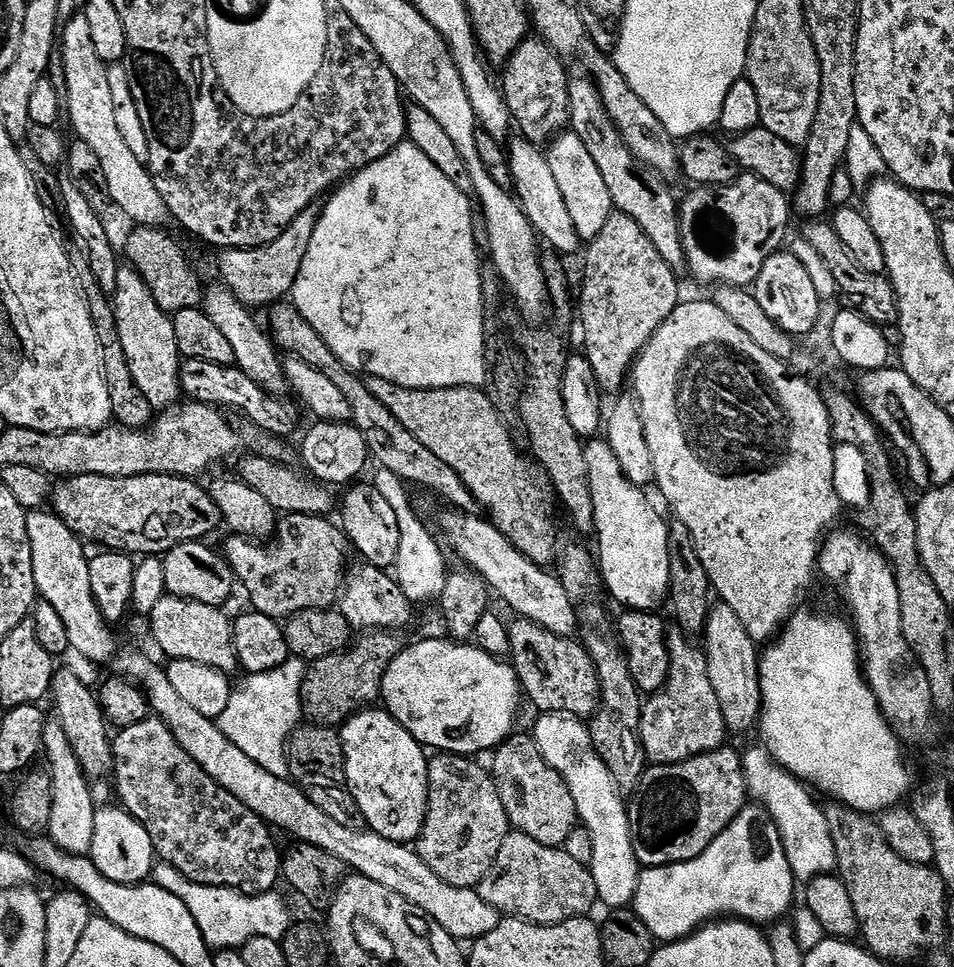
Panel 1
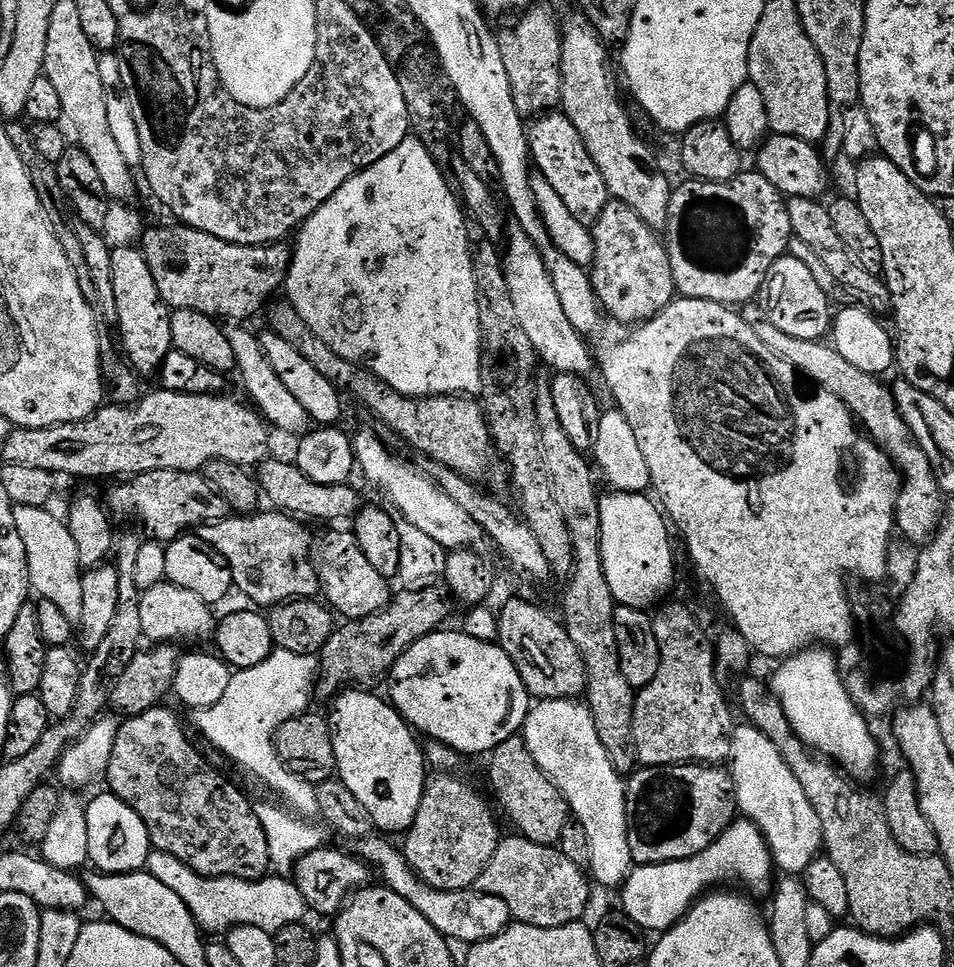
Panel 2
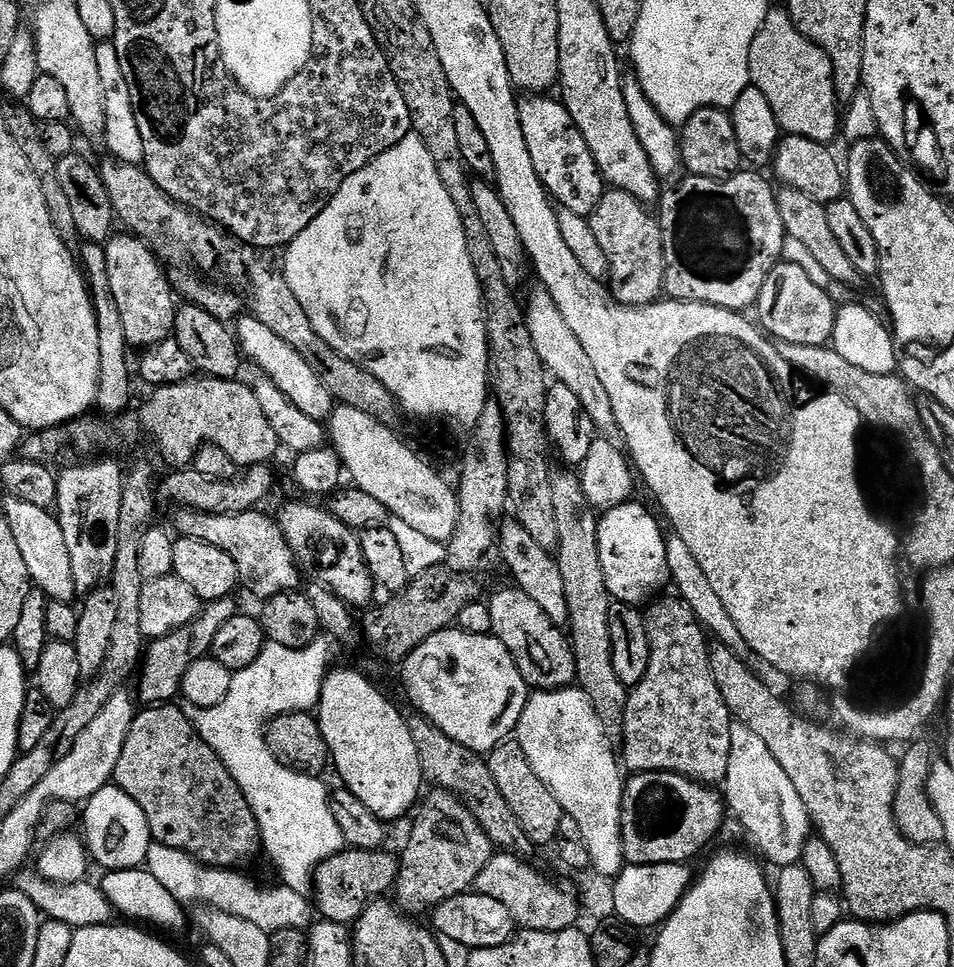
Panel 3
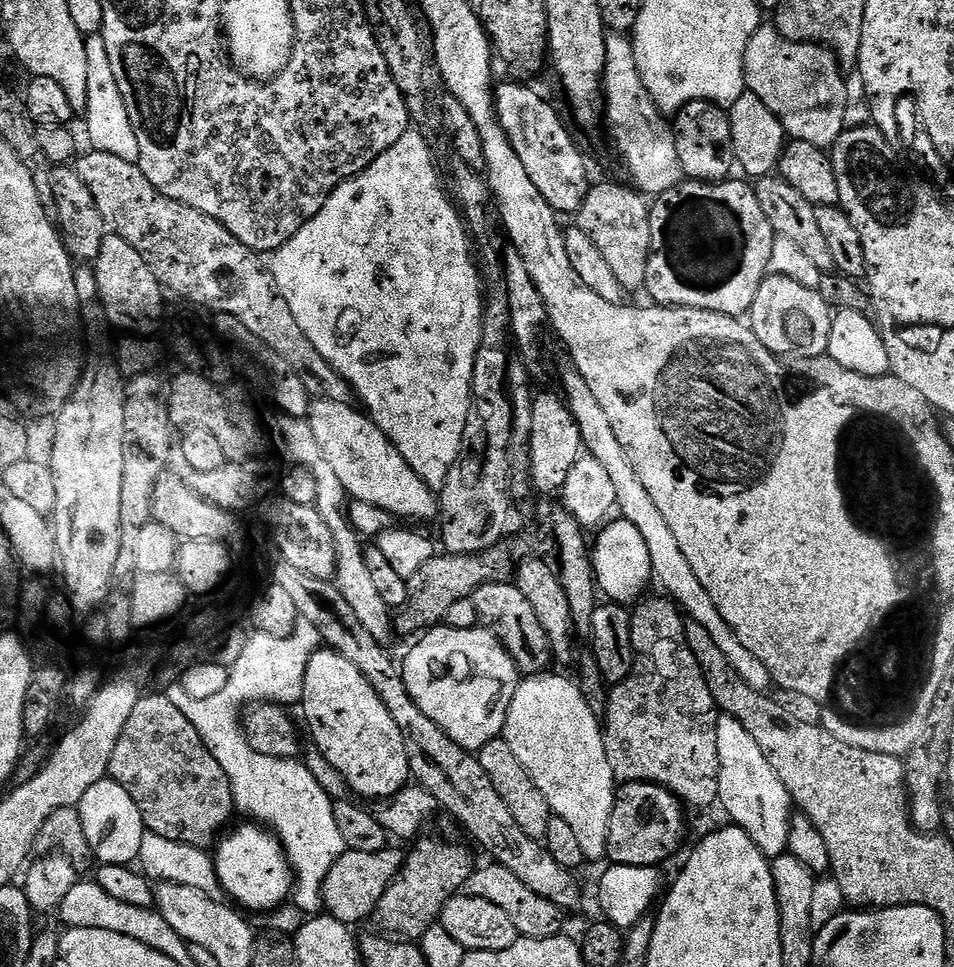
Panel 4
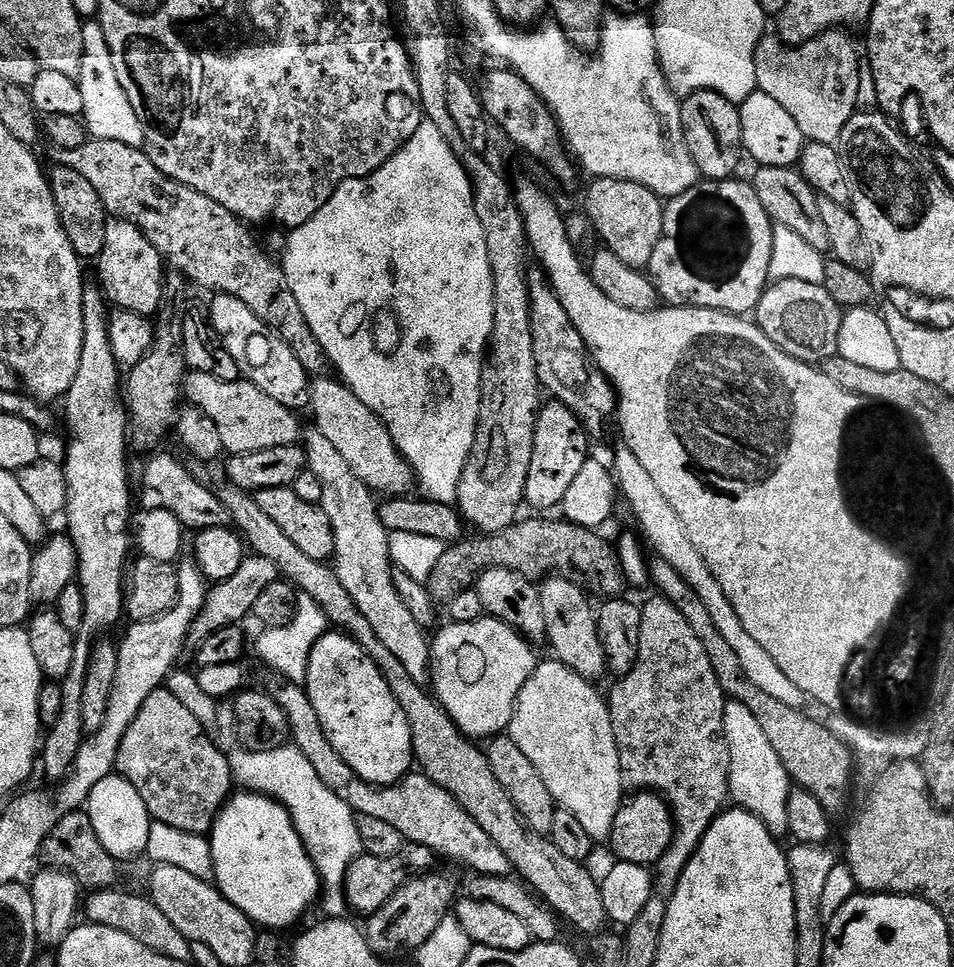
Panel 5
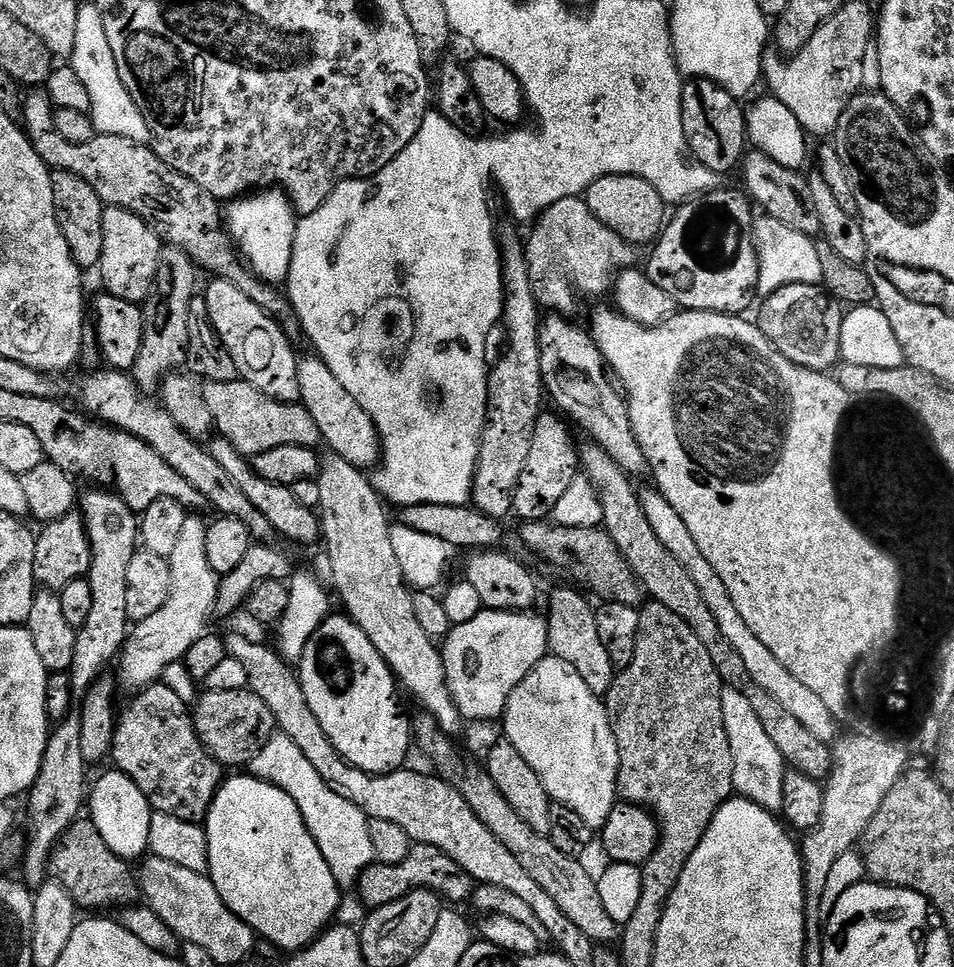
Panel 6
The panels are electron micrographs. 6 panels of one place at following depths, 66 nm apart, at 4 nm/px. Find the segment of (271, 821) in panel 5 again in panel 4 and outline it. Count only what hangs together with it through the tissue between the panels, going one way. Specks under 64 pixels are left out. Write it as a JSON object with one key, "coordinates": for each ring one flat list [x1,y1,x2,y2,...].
{"coordinates":[[249,823,242,825,237,832,229,831,219,841,220,853,215,853,214,856,219,885,223,889,226,888,236,899,258,912,264,912,267,908,276,910,293,895,292,864,288,860,279,836,259,823]]}

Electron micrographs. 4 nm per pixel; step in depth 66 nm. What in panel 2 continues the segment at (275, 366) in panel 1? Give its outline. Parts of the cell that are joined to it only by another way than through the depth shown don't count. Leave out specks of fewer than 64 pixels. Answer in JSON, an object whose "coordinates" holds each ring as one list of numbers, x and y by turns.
{"coordinates":[[229,327,227,334,230,338,230,346,234,349,236,372,238,377,240,376,241,382,244,383,245,390,248,391,247,399,275,431,277,428,280,432,289,432,292,436,297,435,296,437,307,433,310,421,306,410,302,410,302,406,294,399,294,394,290,394,290,390,286,390,282,378,278,378,278,373,274,371,274,366,270,366,270,358,266,358,264,348,260,344,260,336,257,333,247,332,244,328,247,327]]}

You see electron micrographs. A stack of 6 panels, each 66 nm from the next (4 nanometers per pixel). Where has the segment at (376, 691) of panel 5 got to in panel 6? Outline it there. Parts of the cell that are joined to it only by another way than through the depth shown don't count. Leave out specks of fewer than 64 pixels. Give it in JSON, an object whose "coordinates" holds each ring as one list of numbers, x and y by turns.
{"coordinates":[[344,614,339,615,329,615,324,624,318,626,298,659,302,694,306,694,306,702,310,702,314,718,318,718,322,730,326,730,326,738,330,738,334,750,338,750,338,754,346,762,350,762,358,770,371,772,373,776,403,769,408,747,413,747,414,737,410,731,409,717,406,718,400,713,400,704,396,701,398,681,374,646,374,642,366,638,364,631,351,618]]}

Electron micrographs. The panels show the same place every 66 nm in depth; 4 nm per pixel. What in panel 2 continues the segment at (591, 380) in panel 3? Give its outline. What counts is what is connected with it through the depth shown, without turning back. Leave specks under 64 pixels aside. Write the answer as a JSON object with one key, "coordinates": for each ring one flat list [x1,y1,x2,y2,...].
{"coordinates":[[511,225,506,232,504,242,504,273,506,274,506,282,509,283,510,295,513,297,513,305,516,309,517,317,521,322,522,330,529,336,530,342,533,343,537,352,537,357,552,367,553,371,572,373,575,376,589,377,590,372,594,372,596,368,595,359,593,358,591,349,587,348,585,339,580,332,574,330,570,325,570,320,566,316,566,312,559,301,558,292,554,288,554,282,546,270,543,251,537,248,536,243,520,225]]}

